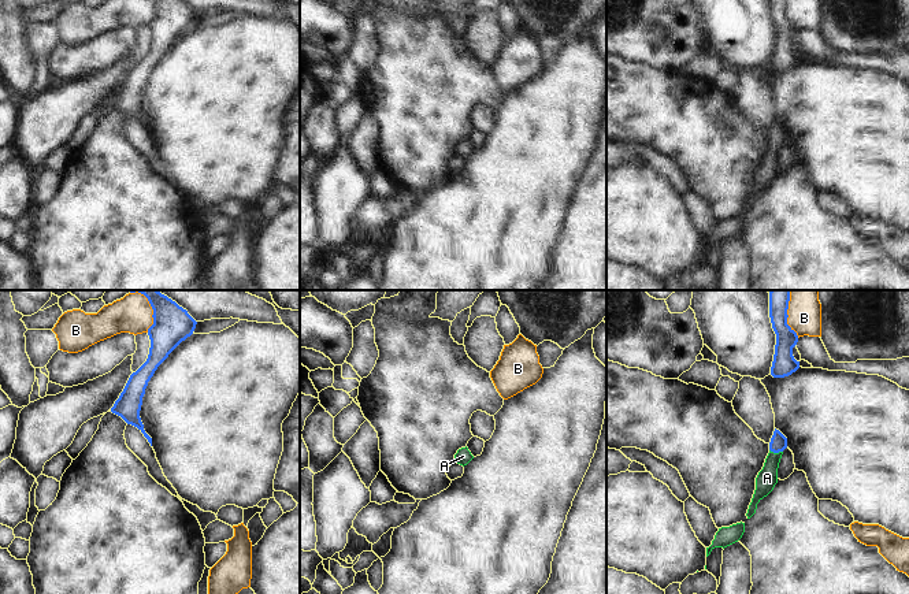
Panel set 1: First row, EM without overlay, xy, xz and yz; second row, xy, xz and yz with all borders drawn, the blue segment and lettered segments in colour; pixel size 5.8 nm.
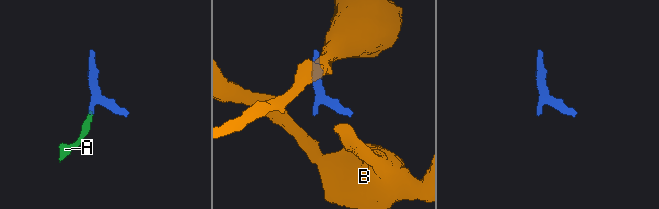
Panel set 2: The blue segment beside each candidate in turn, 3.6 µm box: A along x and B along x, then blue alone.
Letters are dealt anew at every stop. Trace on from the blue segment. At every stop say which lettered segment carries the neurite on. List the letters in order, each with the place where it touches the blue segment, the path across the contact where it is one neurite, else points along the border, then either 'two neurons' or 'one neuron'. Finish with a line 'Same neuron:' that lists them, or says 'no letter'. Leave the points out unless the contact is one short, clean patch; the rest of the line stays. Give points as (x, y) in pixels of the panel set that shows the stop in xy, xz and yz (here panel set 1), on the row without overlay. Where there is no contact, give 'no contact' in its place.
A: contact yz (776, 145); way yz (778, 136), (776, 145), (767, 171); one neuron
B: contact yz (786, 15); border yz (787, 0), (787, 18), (798, 30); two neurons
Same neuron: A

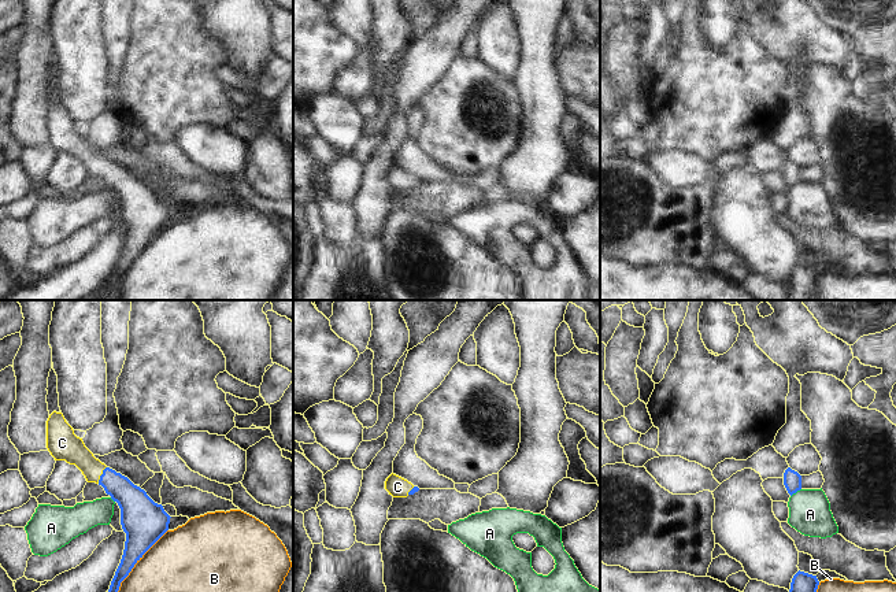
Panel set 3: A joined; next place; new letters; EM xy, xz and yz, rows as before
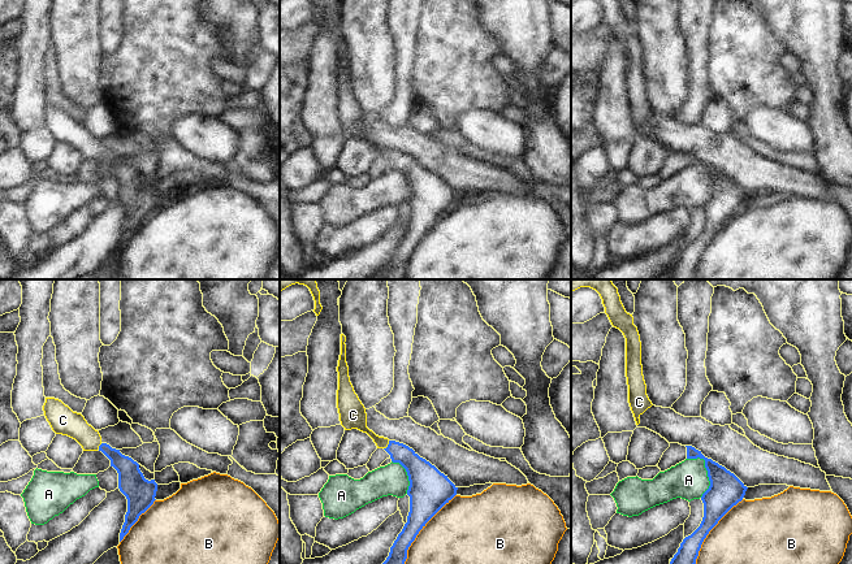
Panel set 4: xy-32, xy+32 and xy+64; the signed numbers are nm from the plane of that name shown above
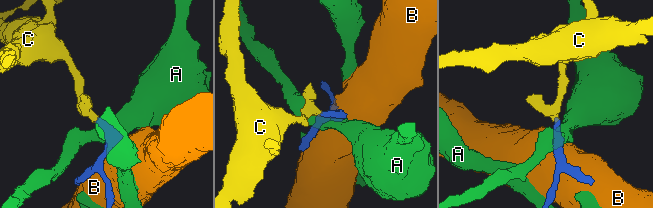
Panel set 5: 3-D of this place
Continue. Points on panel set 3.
A: contact yz (795, 185); border yz (800, 181), (791, 189); two neurons
B: contact xy (133, 259); two neurons
C: contact xy (102, 167); way xy (133, 195), (102, 167), (69, 140); one neuron
Same neuron: C

